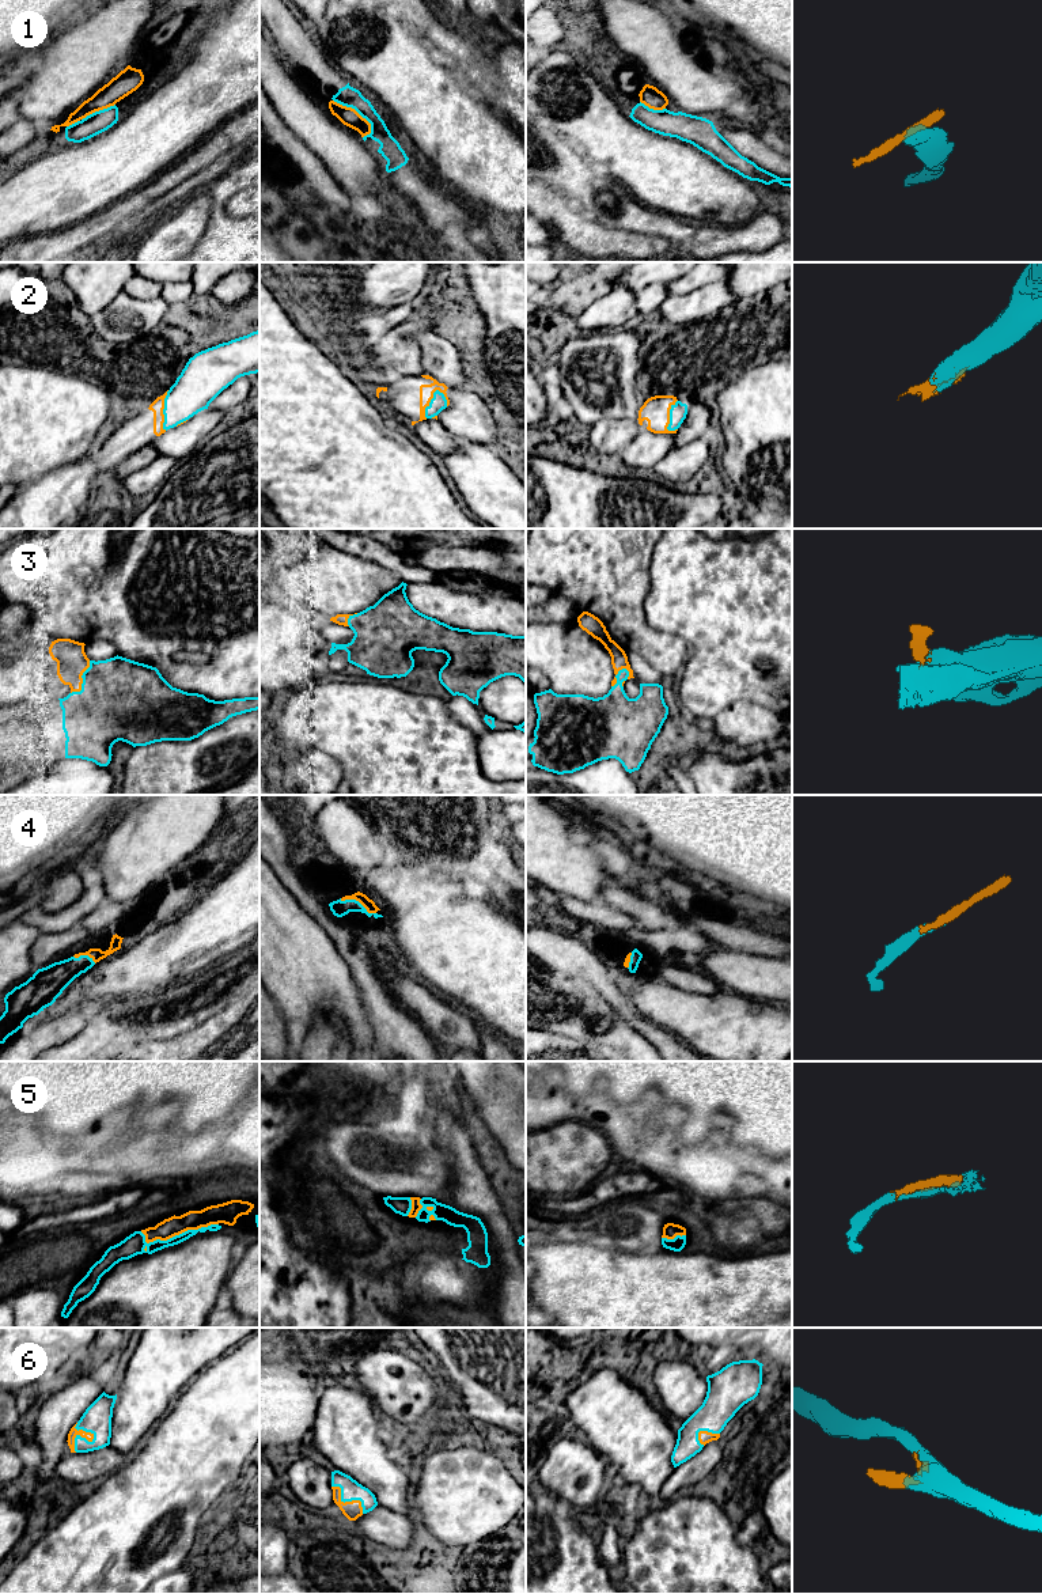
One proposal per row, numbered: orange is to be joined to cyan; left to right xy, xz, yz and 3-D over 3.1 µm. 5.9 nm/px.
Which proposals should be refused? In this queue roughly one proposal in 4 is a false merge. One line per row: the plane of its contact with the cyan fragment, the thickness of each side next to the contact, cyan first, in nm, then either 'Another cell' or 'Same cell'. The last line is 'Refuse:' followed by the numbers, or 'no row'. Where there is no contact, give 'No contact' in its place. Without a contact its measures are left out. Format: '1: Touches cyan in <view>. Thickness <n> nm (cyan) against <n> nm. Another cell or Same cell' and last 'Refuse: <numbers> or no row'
1: Touches cyan in xz. Thickness 120 nm (cyan) against 110 nm. Another cell
2: Touches cyan in xz. Thickness 90 nm (cyan) against 80 nm. Same cell
3: Touches cyan in xy. Thickness 480 nm (cyan) against 180 nm. Same cell
4: Touches cyan in xz. Thickness 100 nm (cyan) against 70 nm. Same cell
5: Touches cyan in xy. Thickness 90 nm (cyan) against 120 nm. Same cell
6: Touches cyan in xy. Thickness 170 nm (cyan) against 50 nm. Same cell
Refuse: 1

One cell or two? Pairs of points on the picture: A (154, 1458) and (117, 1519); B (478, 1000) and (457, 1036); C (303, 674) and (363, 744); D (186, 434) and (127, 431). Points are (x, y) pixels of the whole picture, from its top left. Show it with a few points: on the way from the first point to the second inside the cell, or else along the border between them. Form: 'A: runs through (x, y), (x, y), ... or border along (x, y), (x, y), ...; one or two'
A: runs through (154, 1473), (154, 1483), (132, 1504); one
B: border along (443, 996), (465, 1010), (477, 1023); two
C: border along (318, 681), (309, 685); two
D: border along (175, 426), (158, 435), (150, 443); two

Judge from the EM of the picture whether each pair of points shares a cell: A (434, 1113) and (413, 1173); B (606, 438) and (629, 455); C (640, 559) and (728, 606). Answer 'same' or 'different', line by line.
A: different
B: different
C: different

